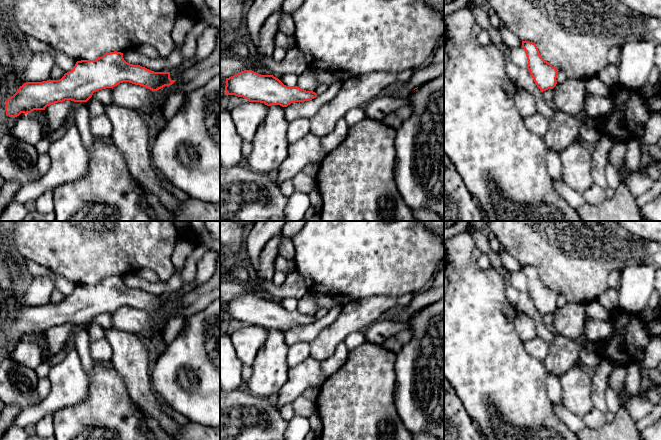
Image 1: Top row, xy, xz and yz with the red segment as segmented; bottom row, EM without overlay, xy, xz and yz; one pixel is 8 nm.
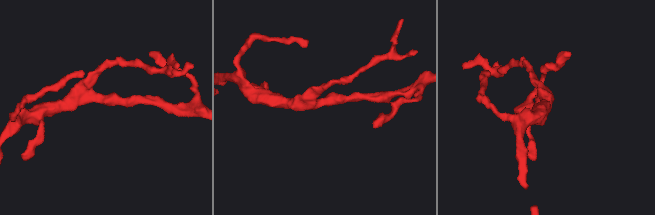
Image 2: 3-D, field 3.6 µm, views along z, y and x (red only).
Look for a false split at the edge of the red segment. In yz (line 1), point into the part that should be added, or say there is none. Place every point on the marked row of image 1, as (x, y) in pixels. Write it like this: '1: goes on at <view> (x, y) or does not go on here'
1: does not go on here

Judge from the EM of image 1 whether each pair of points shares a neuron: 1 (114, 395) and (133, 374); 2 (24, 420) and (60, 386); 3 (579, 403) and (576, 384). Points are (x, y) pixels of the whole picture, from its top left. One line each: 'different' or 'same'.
1: different
2: same
3: same

